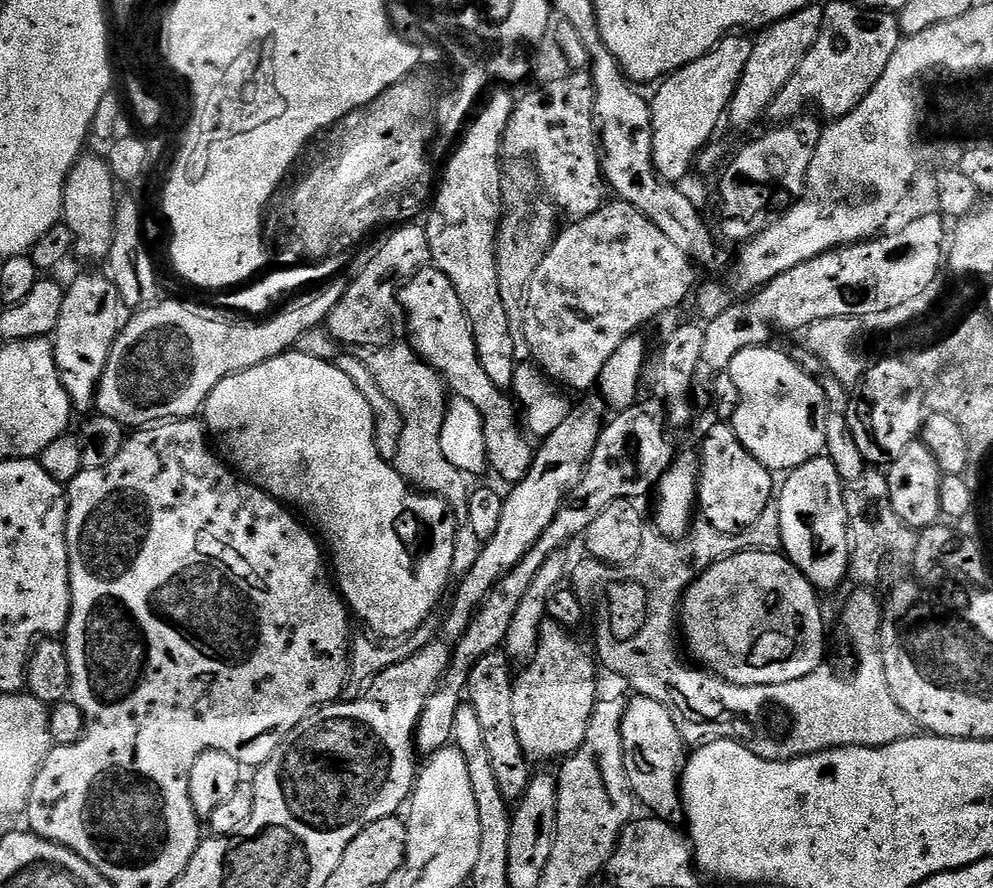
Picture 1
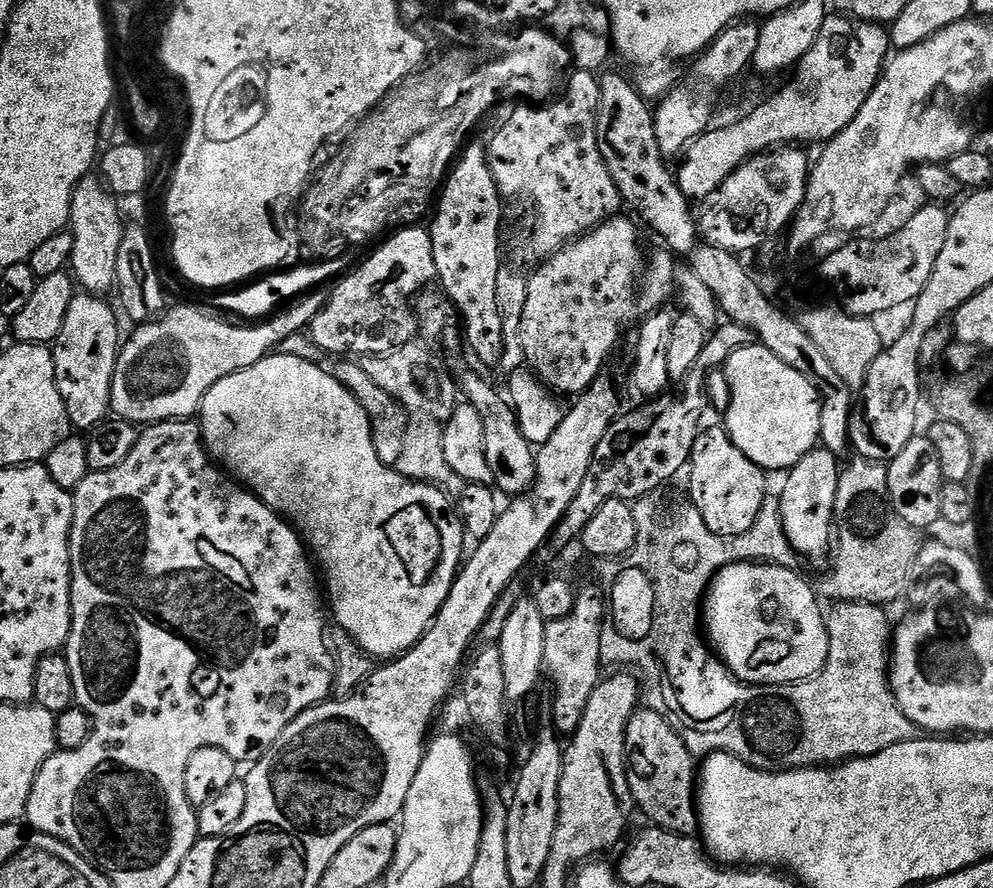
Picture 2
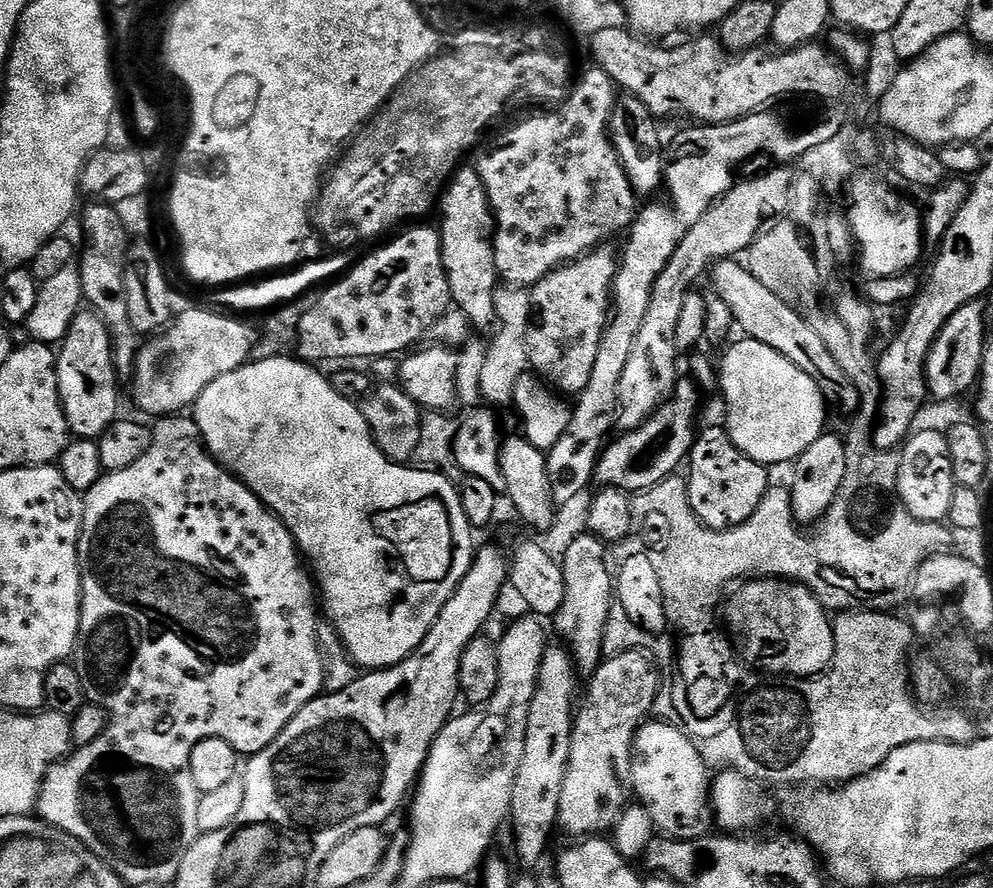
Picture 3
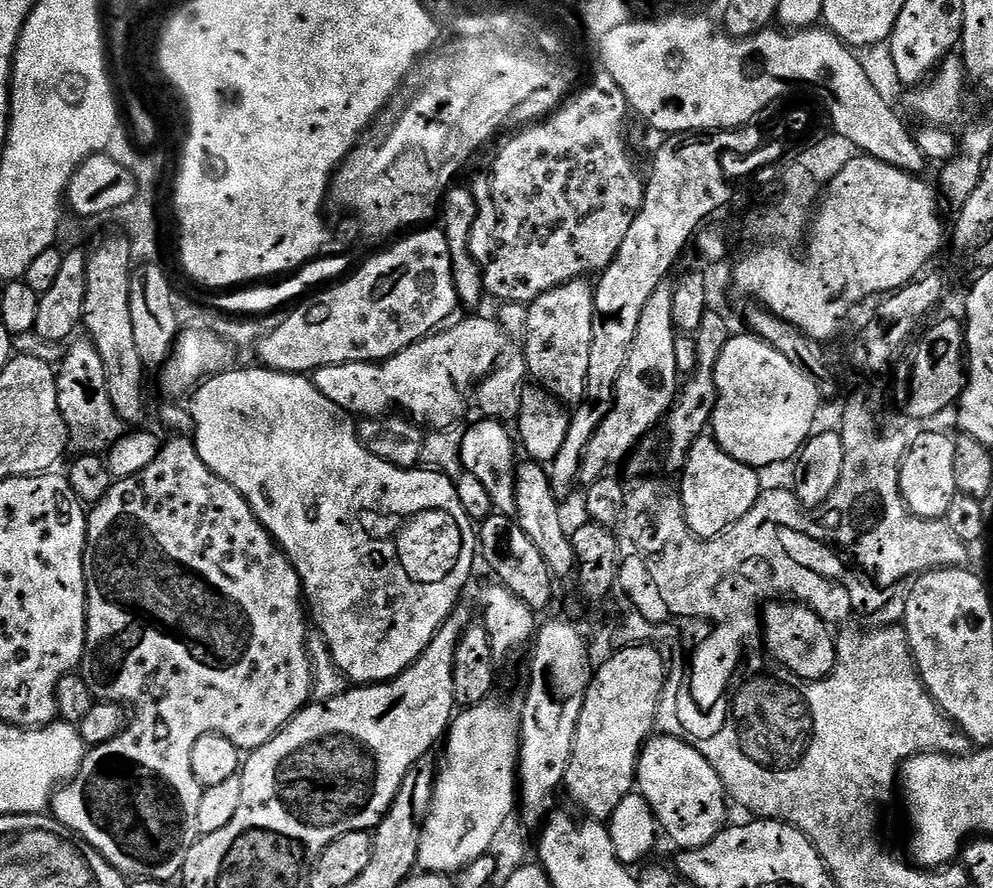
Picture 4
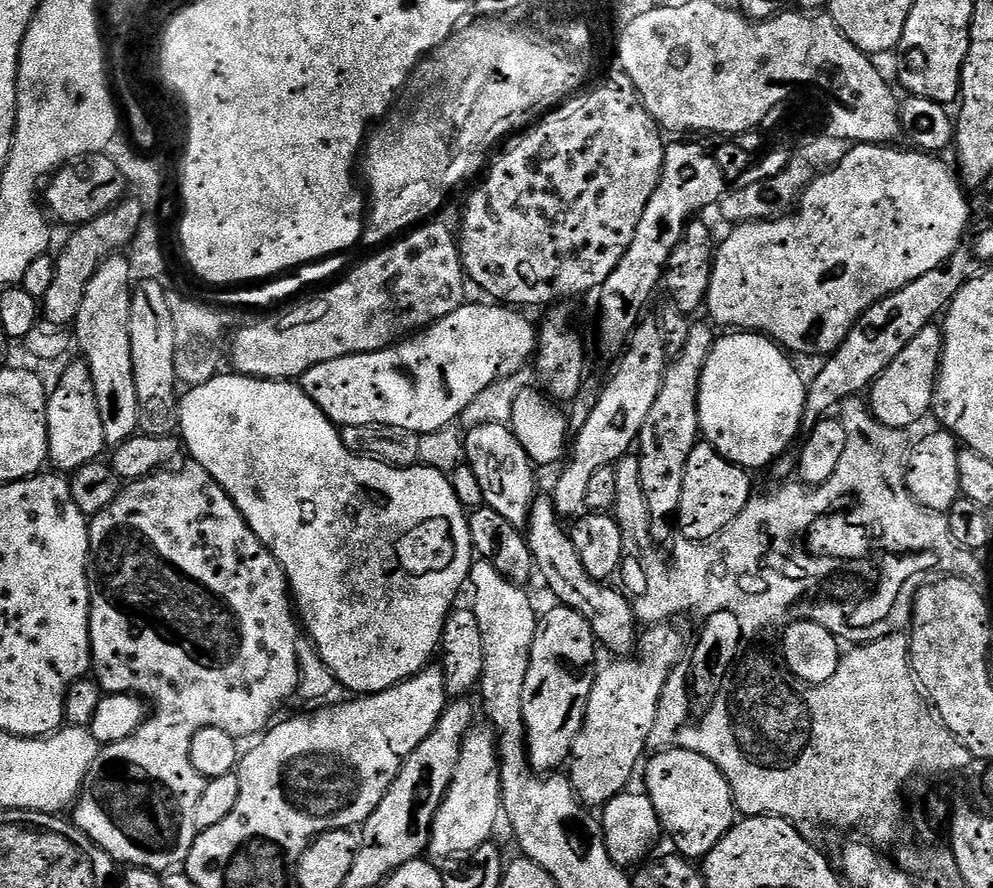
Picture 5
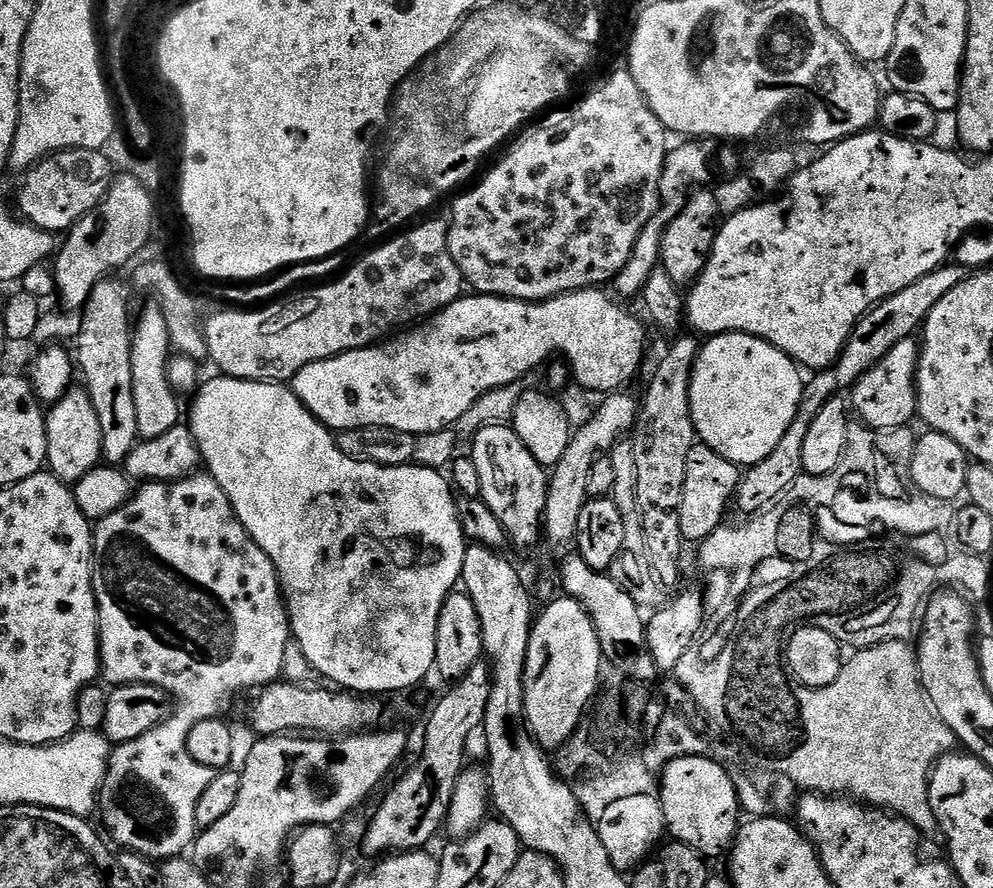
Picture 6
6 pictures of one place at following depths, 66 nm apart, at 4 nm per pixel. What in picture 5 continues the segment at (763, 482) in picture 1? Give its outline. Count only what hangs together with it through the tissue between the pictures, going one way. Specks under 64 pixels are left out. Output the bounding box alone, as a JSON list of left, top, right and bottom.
[676,442,754,540]

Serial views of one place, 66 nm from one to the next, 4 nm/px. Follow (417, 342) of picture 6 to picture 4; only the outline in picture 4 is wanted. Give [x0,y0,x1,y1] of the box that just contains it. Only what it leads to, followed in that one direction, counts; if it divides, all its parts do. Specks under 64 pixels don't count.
[314,316,506,421]

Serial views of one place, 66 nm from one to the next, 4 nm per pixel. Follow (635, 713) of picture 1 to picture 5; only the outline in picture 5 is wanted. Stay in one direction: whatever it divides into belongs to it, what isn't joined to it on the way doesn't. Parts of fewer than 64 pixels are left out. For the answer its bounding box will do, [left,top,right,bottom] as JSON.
[643,747,736,862]

